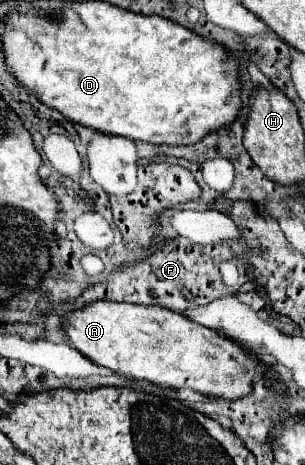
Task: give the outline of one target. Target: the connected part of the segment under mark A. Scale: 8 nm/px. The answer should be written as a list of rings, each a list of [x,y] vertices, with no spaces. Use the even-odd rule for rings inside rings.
[[[102,299],[62,315],[62,331],[66,333],[70,345],[78,349],[84,357],[88,357],[94,365],[108,367],[114,373],[130,379],[144,379],[144,381],[152,381],[156,385],[164,385],[172,389],[190,387],[202,395],[240,399],[252,391],[254,375],[268,373],[268,367],[254,363],[238,343],[230,341],[228,337],[222,337],[220,333],[208,327],[192,323],[184,315],[164,307],[150,307],[150,305],[138,305],[138,303],[114,303],[114,301]]]

